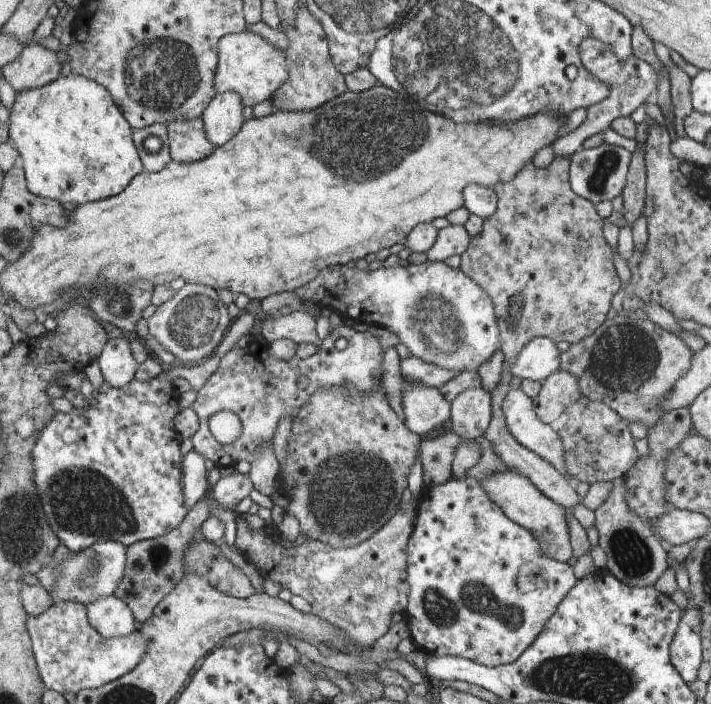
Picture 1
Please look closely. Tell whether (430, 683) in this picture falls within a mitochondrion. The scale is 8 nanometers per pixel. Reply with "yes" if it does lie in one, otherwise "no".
no

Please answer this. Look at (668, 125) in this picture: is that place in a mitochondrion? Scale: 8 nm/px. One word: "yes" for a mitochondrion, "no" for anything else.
no

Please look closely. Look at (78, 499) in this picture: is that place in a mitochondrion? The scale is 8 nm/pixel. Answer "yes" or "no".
yes

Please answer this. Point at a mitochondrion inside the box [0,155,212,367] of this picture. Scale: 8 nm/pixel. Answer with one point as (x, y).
(117, 301)

